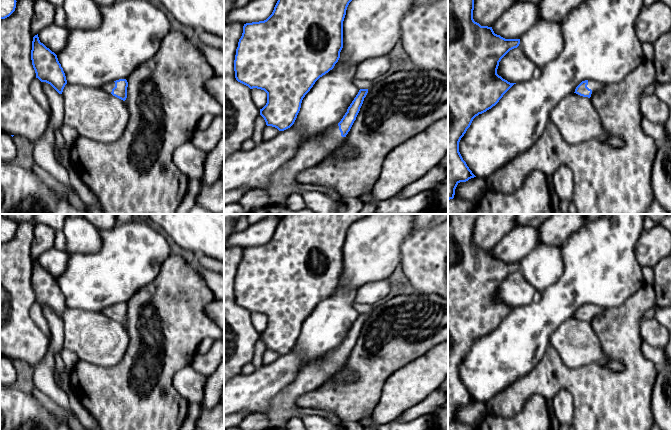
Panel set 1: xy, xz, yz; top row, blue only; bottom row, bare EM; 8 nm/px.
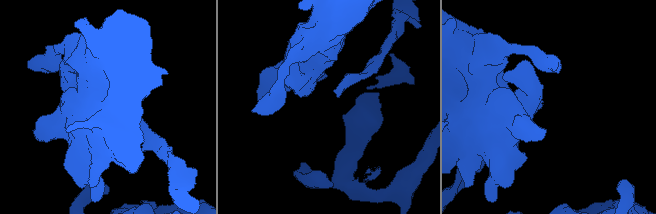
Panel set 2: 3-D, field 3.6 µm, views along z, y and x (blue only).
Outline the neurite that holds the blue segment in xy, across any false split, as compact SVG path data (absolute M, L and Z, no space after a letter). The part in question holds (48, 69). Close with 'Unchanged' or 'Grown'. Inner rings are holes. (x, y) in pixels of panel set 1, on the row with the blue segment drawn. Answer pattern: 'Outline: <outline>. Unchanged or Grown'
Outline: M38 34L33 37L31 60L36 78L50 84L59 94L62 94L67 84L65 73L57 55L40 42Z. Unchanged

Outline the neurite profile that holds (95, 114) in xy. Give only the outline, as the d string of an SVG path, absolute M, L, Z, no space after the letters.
M67 83L62 92L64 102L63 124L73 127L79 136L101 143L116 142L124 133L129 121L125 102L104 89Z

